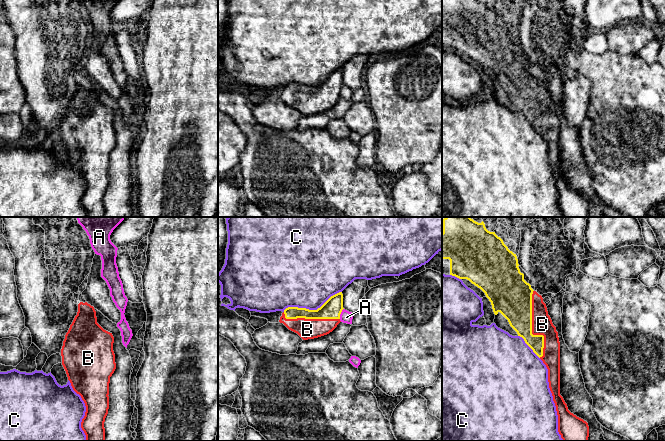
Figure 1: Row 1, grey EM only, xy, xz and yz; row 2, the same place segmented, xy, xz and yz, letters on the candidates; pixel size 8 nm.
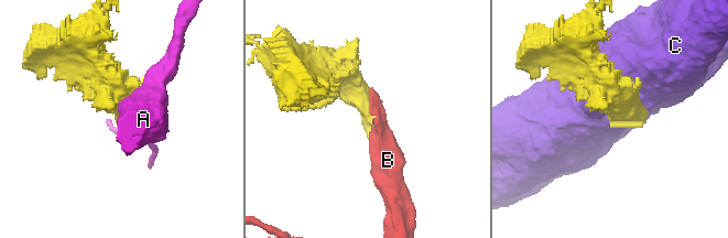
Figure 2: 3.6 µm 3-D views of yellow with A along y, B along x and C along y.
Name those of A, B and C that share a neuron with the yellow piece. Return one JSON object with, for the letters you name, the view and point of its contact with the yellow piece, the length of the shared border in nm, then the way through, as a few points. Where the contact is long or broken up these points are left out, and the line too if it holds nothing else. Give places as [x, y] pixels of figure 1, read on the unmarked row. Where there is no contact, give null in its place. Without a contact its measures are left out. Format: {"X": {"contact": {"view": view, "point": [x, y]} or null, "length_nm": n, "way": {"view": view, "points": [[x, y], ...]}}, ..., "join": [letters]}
{"B": {"contact": {"view": "yz", "point": [531, 104]}, "length_nm": 550}, "join": ["B"]}

